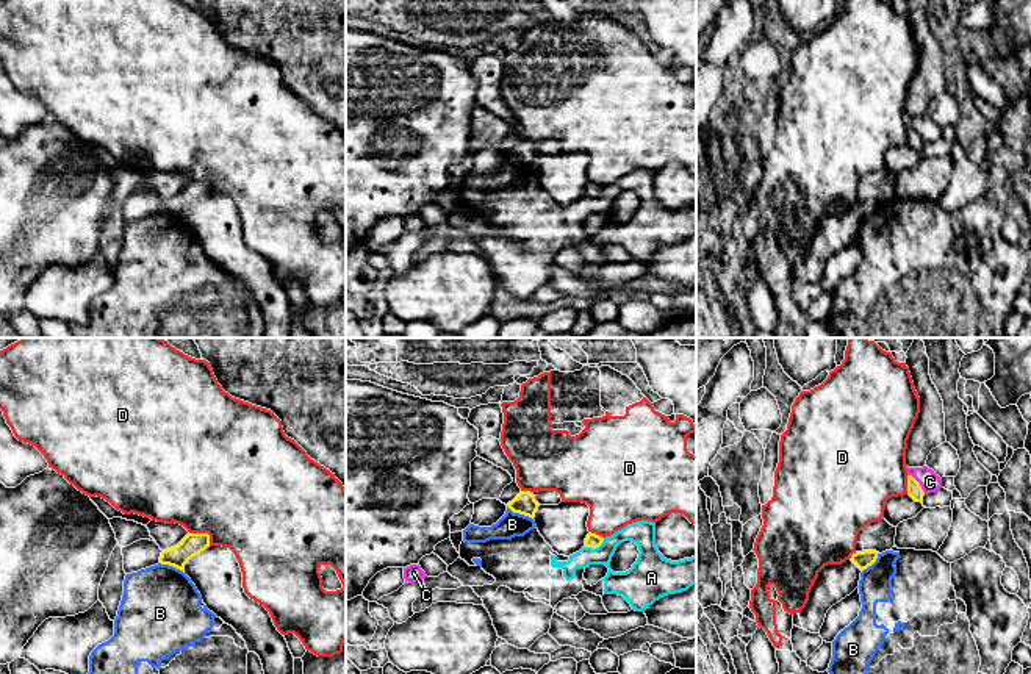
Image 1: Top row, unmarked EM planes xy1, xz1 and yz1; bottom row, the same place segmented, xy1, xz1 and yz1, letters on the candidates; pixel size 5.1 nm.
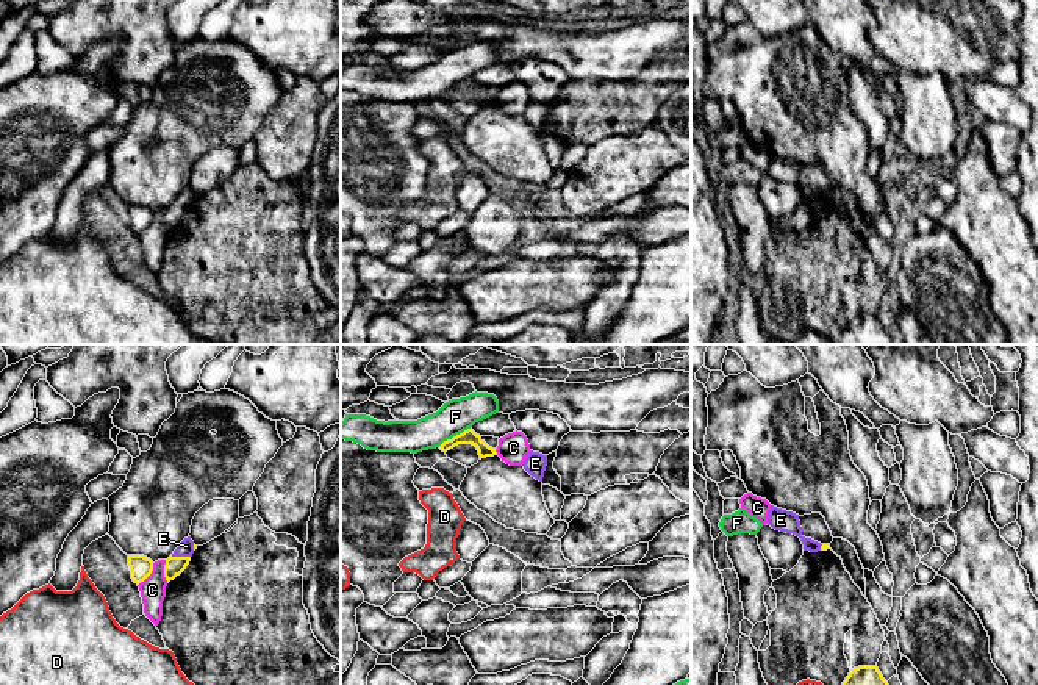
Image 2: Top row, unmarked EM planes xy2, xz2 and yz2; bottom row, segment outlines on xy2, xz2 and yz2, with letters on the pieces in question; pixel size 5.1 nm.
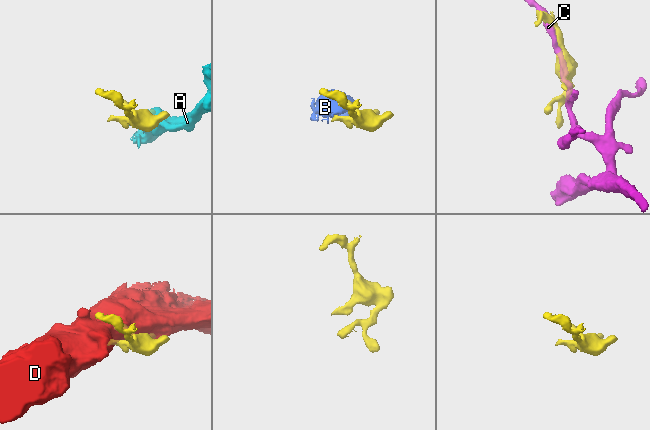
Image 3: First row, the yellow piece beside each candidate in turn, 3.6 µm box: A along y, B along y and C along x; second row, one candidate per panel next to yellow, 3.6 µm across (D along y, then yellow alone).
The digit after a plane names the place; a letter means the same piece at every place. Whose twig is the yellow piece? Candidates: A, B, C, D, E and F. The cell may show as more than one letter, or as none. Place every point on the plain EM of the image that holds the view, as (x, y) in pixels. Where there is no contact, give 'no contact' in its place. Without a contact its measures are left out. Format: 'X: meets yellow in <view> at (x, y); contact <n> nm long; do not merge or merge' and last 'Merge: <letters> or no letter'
A: meets yellow in xz1 at (595, 197); contact 120 nm long; do not merge
B: meets yellow in xz1 at (520, 163); contact 150 nm long; do not merge
C: meets yellow in xy2 at (149, 224); contact 150 nm long; do not merge
D: meets yellow in xy1 at (204, 183); contact 130 nm long; do not merge
E: meets yellow in xy2 at (182, 207); contact 100 nm long; merge
F: meets yellow in xz2 at (454, 86); contact 190 nm long; do not merge
Merge: E

